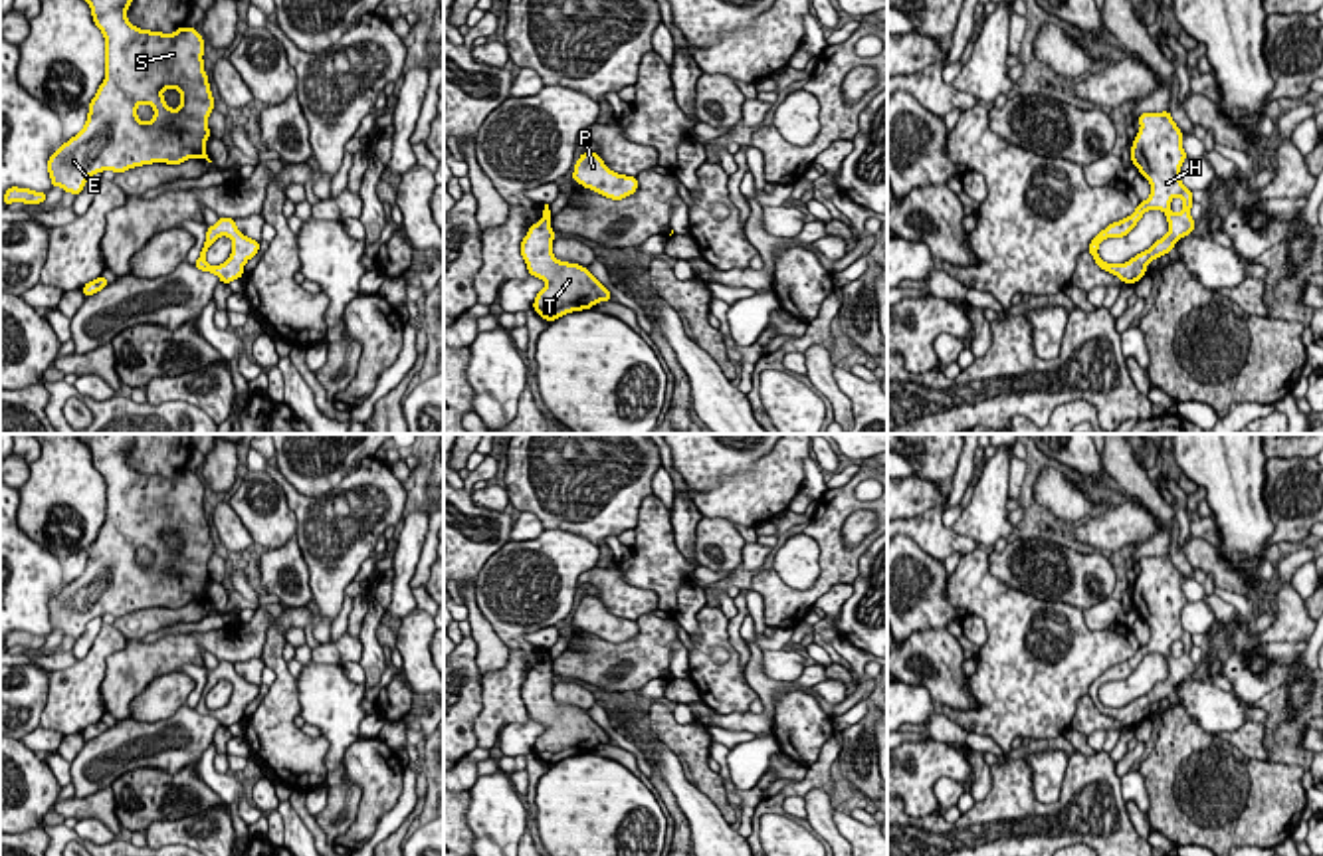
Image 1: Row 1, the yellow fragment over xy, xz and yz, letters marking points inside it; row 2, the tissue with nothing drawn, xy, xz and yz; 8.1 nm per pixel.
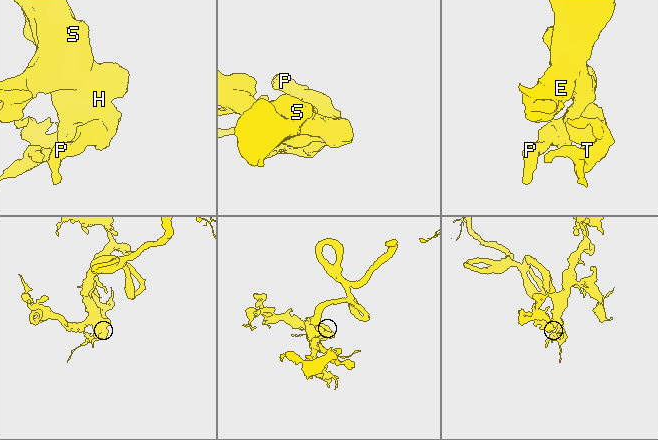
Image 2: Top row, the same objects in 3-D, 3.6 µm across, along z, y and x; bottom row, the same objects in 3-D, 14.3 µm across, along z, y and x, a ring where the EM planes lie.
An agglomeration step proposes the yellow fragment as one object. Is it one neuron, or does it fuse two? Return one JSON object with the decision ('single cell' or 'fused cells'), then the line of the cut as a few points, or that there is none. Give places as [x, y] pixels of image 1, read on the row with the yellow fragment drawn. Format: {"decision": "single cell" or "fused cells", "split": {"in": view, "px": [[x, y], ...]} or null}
{"decision": "single cell", "split": null}

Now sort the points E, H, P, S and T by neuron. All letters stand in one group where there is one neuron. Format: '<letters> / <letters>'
E H P S T

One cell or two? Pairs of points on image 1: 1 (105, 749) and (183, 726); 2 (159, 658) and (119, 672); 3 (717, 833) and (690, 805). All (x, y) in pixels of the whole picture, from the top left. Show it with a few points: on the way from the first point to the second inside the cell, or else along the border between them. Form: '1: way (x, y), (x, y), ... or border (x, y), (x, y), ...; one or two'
1: way (125, 746), (163, 746); one
2: way (149, 660), (129, 670); one
3: way (712, 827), (696, 811); one

